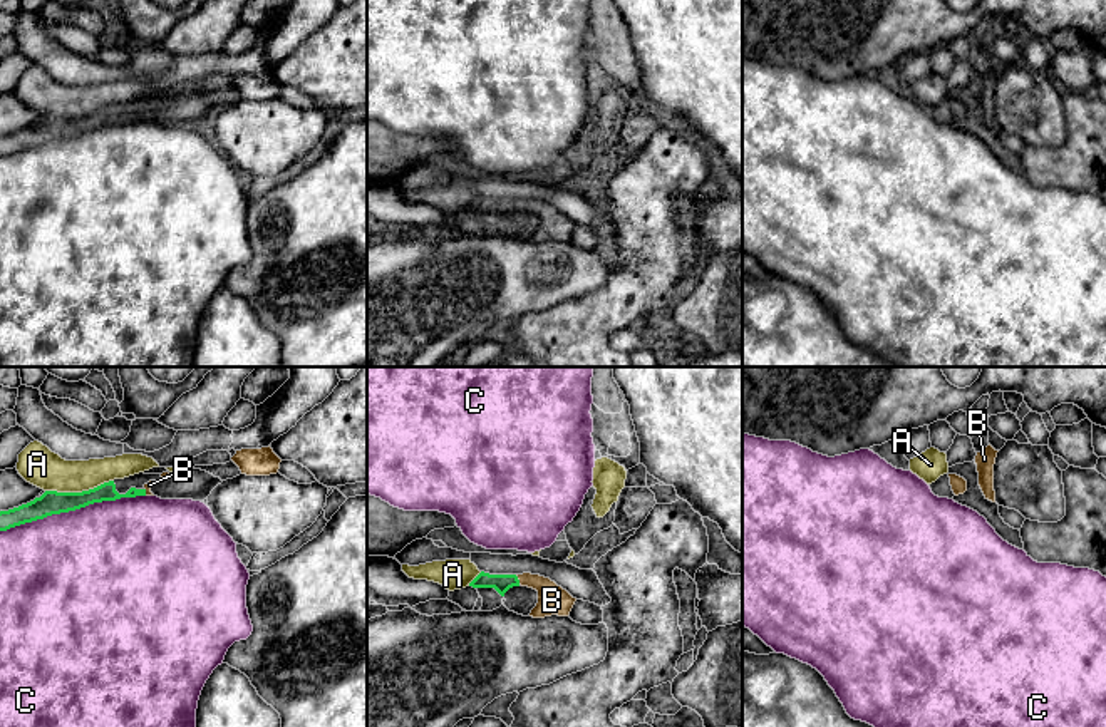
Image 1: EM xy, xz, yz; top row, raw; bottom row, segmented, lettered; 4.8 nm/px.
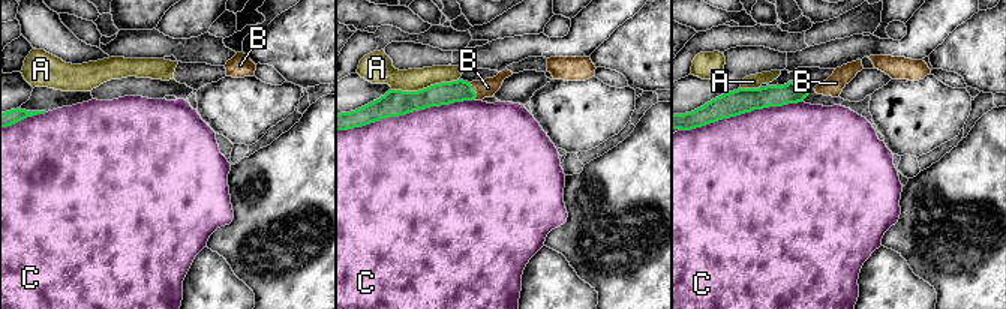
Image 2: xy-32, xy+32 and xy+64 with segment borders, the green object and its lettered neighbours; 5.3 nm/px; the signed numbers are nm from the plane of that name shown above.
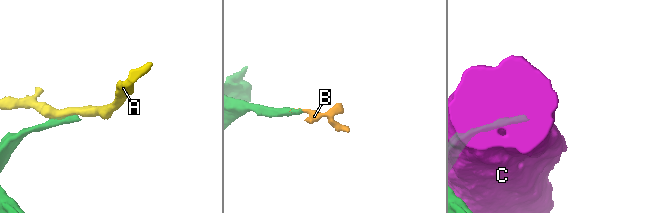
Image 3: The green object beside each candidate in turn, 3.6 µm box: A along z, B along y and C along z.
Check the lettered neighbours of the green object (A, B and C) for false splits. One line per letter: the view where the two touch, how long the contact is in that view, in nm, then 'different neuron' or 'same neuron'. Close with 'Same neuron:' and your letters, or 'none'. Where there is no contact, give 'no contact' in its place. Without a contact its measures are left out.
A: xy | 340 nm | different neuron
B: xz | 50 nm | same neuron
C: xy | 700 nm | different neuron
Same neuron: B

